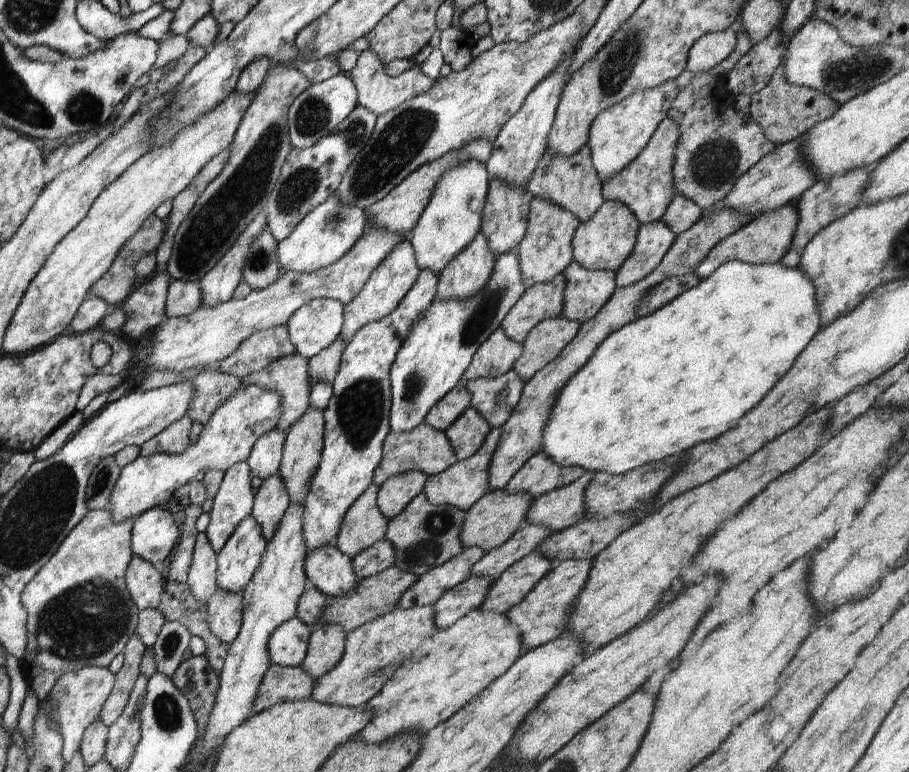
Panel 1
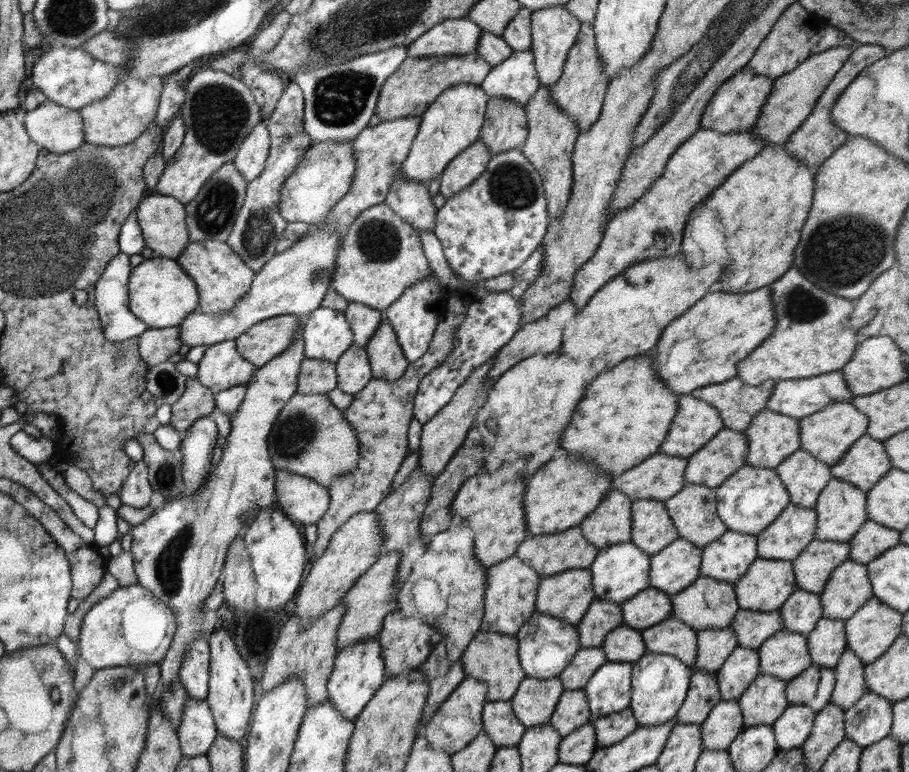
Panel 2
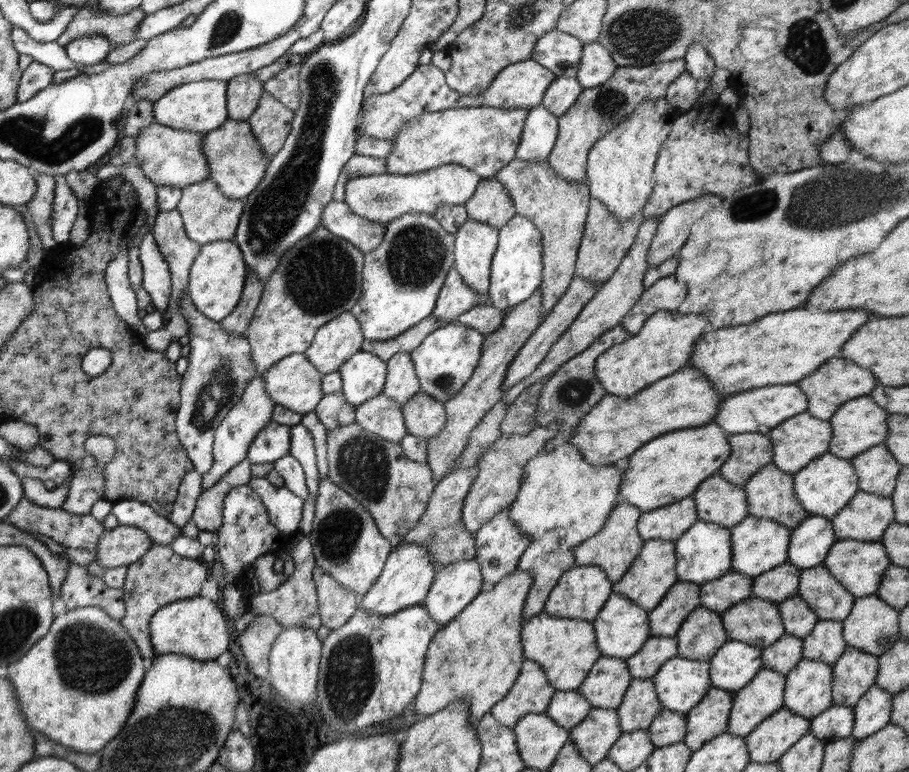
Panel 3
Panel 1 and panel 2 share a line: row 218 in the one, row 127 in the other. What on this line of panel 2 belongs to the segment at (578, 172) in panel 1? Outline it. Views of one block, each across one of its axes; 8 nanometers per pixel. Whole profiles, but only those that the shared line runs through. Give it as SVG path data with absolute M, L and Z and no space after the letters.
M581 23L576 42L568 51L563 74L550 88L550 96L552 96L554 104L558 104L558 107L574 121L573 124L576 125L579 132L588 132L596 124L609 86L608 76L604 74L604 69L600 64L593 29L590 24Z

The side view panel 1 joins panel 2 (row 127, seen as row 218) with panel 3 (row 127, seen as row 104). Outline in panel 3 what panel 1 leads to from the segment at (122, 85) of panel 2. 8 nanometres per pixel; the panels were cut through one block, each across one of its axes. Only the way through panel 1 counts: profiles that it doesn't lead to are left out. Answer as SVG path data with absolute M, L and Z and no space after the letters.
M230 118L222 126L204 135L202 152L209 164L208 179L213 180L226 197L241 200L261 183L271 158L263 154L262 147L258 145L248 121L237 121Z

